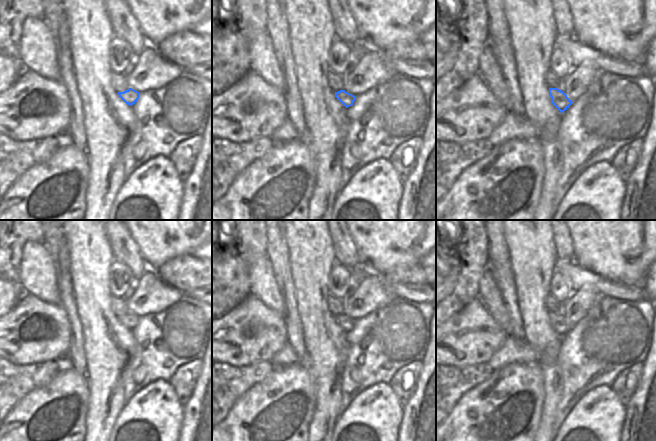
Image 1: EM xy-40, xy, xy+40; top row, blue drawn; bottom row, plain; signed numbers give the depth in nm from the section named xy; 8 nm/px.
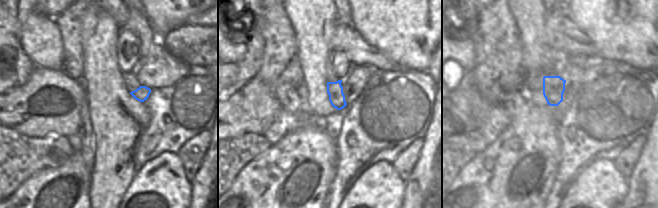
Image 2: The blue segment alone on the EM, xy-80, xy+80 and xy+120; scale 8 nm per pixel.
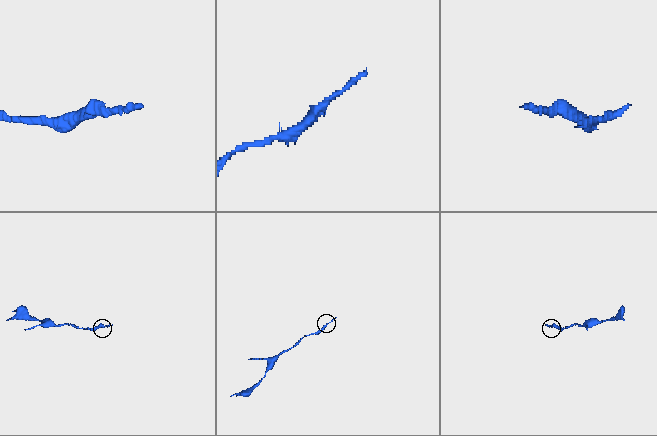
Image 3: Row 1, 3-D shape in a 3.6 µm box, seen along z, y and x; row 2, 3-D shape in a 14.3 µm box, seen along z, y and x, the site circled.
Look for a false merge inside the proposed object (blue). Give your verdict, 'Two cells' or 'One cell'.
One cell.

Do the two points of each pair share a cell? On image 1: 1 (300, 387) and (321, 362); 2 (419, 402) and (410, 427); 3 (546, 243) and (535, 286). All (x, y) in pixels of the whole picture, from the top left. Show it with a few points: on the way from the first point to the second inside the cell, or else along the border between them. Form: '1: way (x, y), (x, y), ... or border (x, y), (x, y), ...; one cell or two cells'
1: border (308, 366), (312, 373), (314, 390), (317, 396); two cells
2: way (418, 408), (412, 421); one cell
3: way (535, 254), (535, 275); one cell

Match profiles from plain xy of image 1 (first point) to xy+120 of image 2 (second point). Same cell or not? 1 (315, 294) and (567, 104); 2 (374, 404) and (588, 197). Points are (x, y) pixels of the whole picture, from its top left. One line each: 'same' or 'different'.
1: different
2: same

